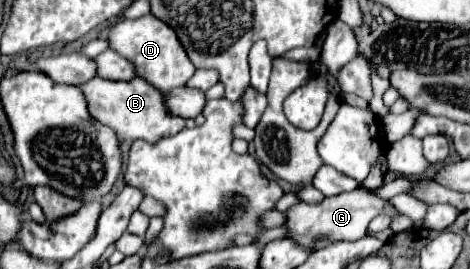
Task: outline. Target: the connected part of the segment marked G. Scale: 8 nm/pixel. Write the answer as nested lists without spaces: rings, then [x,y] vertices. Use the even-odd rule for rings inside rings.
[[[354,189],[350,193],[342,193],[336,197],[324,197],[320,203],[296,203],[286,211],[286,229],[288,229],[288,237],[292,237],[298,245],[310,249],[310,251],[318,251],[322,247],[326,247],[328,243],[334,241],[356,241],[362,239],[366,235],[368,223],[380,215],[394,215],[394,207],[384,201],[378,199],[370,189]]]

